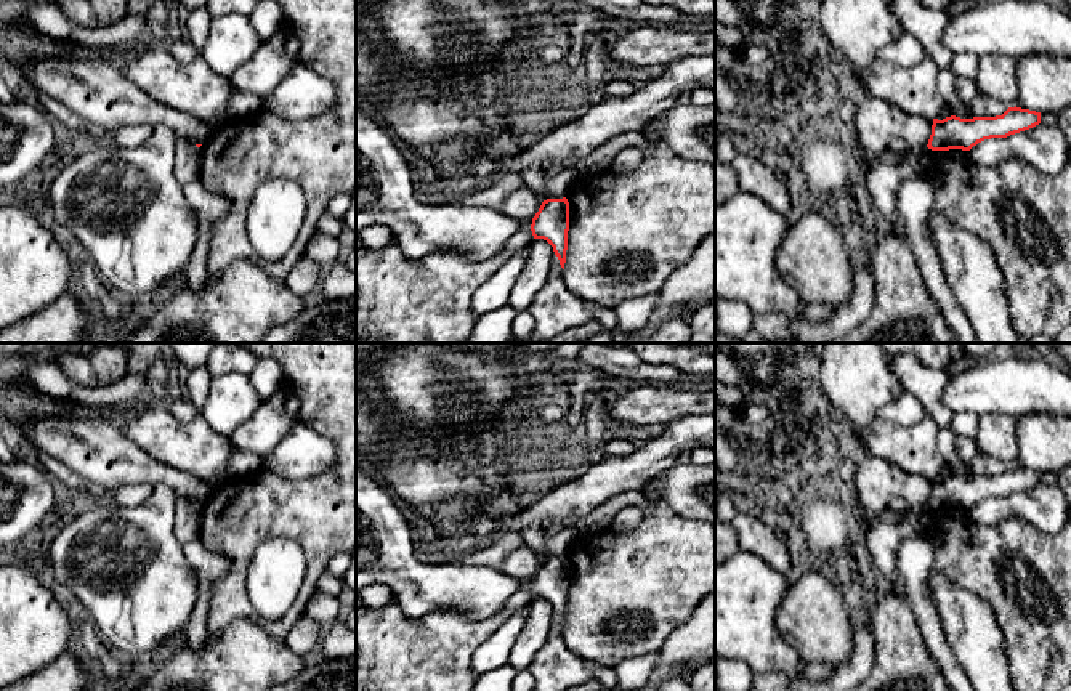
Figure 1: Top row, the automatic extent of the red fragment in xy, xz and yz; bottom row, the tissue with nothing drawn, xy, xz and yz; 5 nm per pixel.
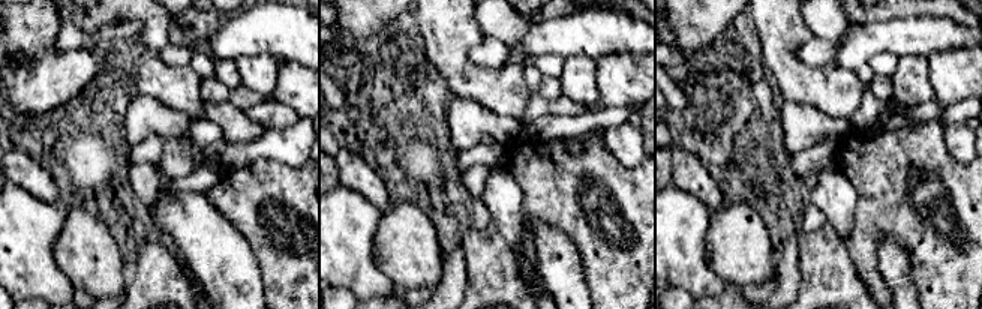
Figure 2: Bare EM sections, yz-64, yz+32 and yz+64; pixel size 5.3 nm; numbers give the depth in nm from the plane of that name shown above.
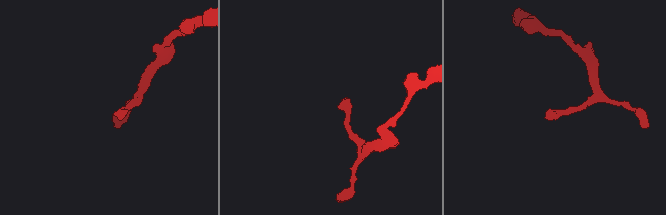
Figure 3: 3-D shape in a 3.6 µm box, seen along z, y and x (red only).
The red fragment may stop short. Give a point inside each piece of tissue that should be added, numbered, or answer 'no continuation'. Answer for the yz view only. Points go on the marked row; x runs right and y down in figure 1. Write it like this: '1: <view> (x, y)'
no continuation

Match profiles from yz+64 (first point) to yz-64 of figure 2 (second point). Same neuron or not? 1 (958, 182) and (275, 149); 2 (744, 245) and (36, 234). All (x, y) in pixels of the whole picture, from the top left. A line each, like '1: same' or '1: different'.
1: different
2: different

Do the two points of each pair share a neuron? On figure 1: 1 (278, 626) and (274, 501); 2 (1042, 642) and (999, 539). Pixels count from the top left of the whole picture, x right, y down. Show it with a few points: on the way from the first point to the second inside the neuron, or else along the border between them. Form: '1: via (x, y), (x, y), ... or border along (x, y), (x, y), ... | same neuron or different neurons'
1: via (303, 597), (313, 574), (313, 539), (307, 533) | same neuron
2: via (1020, 616), (1012, 603), (1010, 584), (1015, 565) | same neuron

